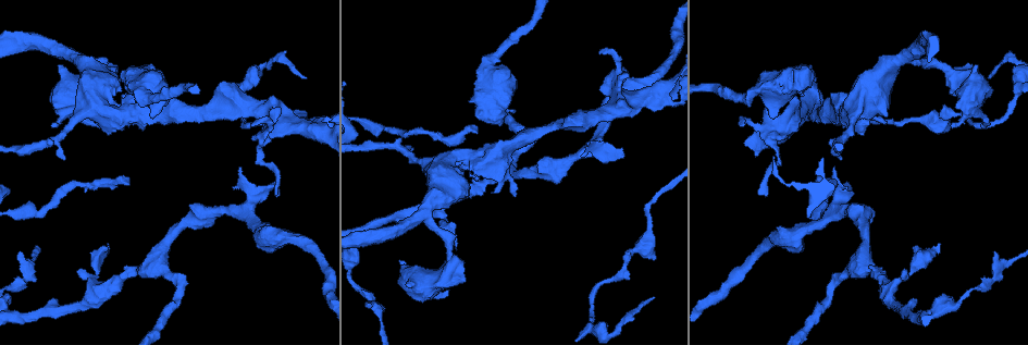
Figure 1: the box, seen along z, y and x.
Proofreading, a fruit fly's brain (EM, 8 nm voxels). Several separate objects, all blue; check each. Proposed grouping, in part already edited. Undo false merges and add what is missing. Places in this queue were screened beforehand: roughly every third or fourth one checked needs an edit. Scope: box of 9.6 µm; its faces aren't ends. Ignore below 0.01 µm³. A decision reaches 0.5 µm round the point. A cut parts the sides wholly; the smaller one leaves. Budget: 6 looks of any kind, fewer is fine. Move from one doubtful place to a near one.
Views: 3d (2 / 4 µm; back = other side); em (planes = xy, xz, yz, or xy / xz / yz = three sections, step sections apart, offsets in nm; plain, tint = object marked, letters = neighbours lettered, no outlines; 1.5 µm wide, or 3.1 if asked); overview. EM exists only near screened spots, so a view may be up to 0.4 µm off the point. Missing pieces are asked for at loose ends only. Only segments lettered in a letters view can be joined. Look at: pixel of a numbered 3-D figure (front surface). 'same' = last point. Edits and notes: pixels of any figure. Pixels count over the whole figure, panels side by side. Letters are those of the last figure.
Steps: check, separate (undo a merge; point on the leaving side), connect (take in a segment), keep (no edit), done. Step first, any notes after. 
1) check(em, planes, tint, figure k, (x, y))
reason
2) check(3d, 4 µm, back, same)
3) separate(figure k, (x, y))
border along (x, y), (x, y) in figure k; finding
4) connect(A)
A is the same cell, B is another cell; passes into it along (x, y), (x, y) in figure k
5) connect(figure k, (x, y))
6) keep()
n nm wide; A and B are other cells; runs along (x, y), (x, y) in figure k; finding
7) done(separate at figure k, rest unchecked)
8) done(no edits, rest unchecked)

check(3d, 4 µm, figure 1, (273, 184))
branch stops here

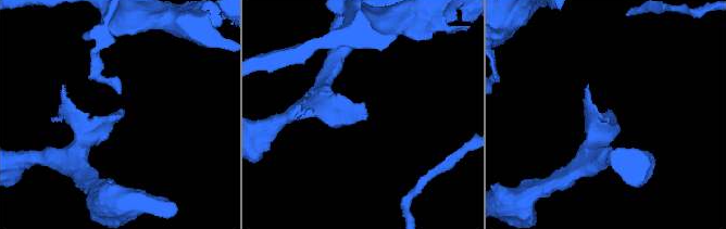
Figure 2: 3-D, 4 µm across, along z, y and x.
check(em, xy, step 4, tint, figure 2, (365, 115))

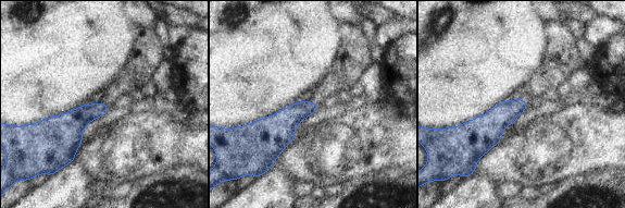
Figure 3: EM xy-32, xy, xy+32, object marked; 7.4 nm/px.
check(em, planes, letters, same)

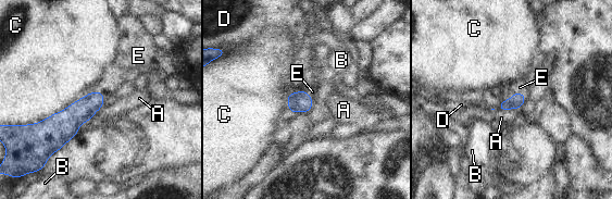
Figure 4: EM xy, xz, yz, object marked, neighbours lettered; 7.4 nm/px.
connect(E)
E is the same cell, A, B, C and D are other cells; it goes on there

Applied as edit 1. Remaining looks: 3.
check(3d, 4 µm, figure 1, (489, 61))
sudden change in width

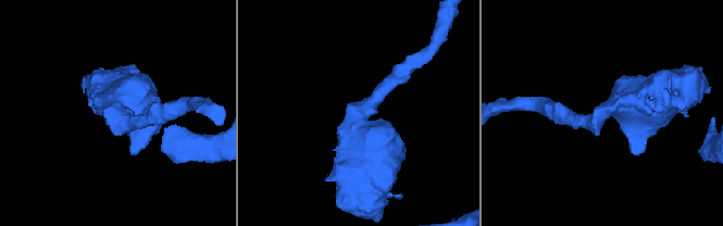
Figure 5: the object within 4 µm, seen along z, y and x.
check(em, planes, tint, figure 5, (362, 112))

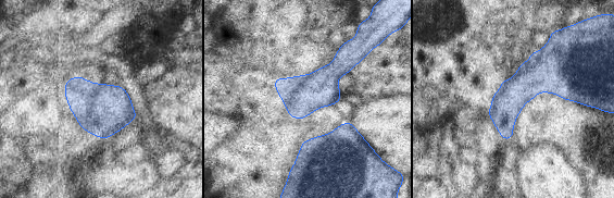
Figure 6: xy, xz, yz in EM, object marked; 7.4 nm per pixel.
check(em, planes, letters, same)

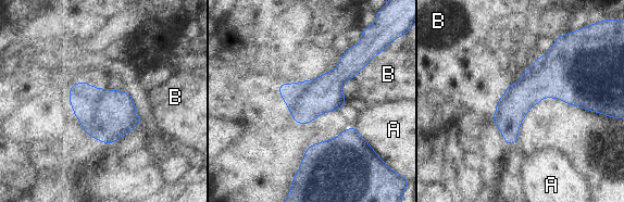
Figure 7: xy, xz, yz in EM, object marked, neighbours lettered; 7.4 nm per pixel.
keep()
A and B are other cells; border along (373, 59), (353, 77) in figure 7; continuous, no second cell

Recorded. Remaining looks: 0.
done(connect at figure 4, rest unchecked)

